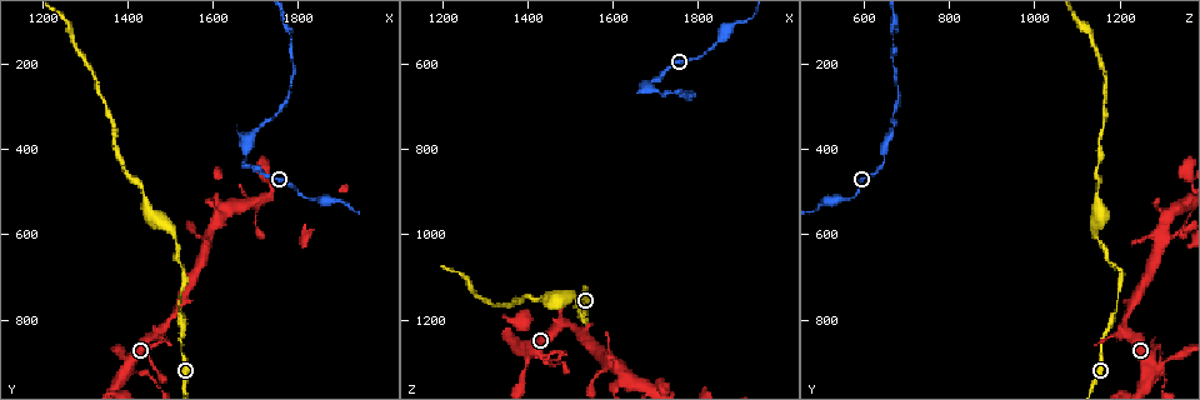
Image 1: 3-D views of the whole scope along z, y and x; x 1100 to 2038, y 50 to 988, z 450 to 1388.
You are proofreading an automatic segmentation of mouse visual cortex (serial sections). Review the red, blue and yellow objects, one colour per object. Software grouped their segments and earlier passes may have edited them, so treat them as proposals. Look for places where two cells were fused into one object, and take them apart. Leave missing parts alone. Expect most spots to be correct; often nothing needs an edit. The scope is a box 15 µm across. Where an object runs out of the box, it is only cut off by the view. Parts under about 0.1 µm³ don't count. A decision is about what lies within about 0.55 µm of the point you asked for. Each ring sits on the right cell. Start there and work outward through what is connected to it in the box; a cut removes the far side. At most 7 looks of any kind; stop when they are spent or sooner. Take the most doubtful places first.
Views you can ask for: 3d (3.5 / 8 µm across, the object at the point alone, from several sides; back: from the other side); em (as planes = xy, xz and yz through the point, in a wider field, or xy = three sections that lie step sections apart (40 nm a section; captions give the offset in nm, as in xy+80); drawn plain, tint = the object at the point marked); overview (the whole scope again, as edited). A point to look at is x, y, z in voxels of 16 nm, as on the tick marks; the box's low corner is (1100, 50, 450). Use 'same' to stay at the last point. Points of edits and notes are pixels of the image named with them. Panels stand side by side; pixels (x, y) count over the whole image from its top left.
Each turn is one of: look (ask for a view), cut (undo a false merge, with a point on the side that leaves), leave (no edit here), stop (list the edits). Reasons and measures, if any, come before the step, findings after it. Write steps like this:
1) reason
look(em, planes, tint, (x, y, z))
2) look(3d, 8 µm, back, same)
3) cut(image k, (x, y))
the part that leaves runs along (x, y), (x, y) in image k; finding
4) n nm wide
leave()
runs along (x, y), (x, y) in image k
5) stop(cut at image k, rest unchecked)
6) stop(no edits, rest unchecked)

small branch off a trunk
look(3d, 3.5 µm, (1405, 925, 1285))

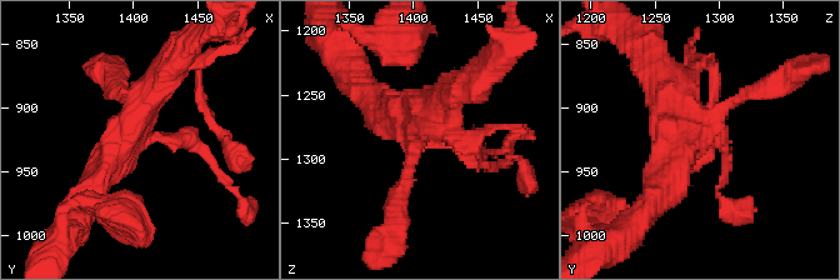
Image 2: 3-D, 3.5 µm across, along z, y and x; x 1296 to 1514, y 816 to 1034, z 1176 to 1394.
now the EM
look(em, planes, plain, (1404, 926, 1282))

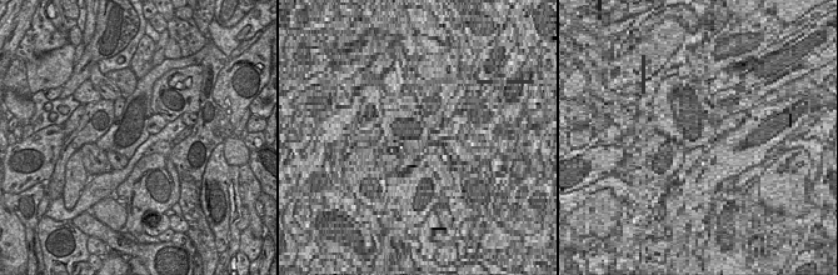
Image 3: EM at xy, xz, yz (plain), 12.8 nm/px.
with the object marked
look(em, planes, tint, same)

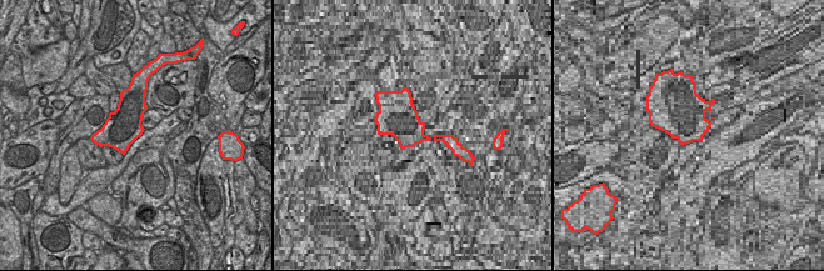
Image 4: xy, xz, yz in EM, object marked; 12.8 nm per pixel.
4 arms; arms of 150, 150, 400, 400 nm
leave()
runs along (653, 70), (726, 154) in image 2; all the same cell

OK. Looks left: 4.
calibre changes
look(3d, 3.5 µm, (1835, 520, 555))

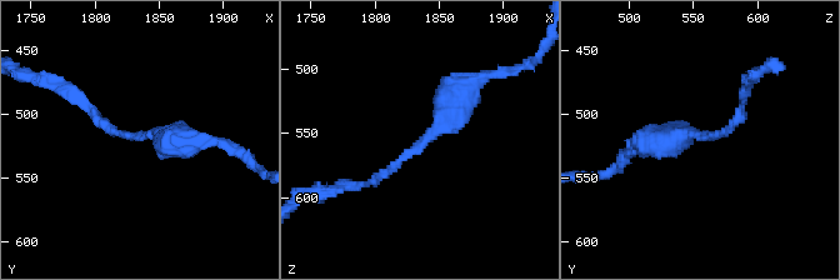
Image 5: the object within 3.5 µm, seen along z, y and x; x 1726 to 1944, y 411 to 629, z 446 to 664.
arms of 100, 350 nm
look(em, planes, tint, (1838, 516, 552))

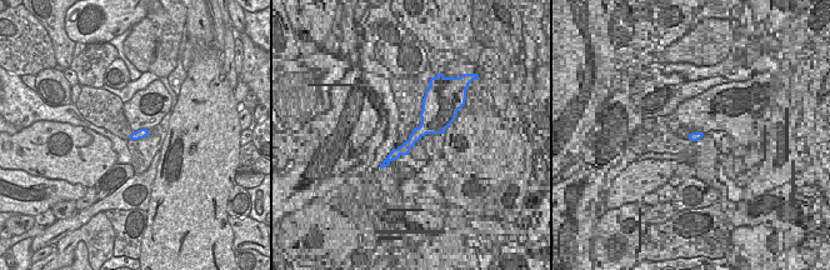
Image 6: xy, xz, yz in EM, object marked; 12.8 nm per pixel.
look(em, xy, step 5, tint, same)

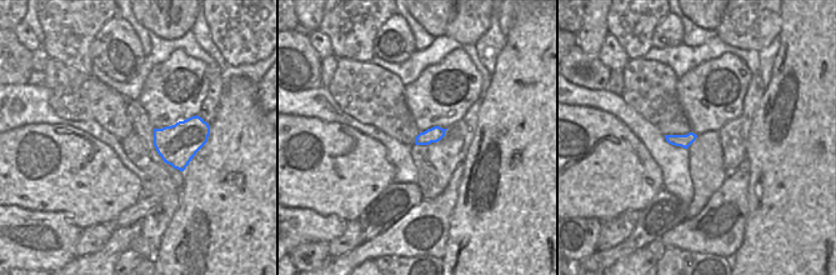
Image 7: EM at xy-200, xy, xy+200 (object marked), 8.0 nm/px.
leave()
runs along (368, 183), (483, 78) in image 5; one cell here

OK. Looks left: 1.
stop(no edits, rest unchecked)

